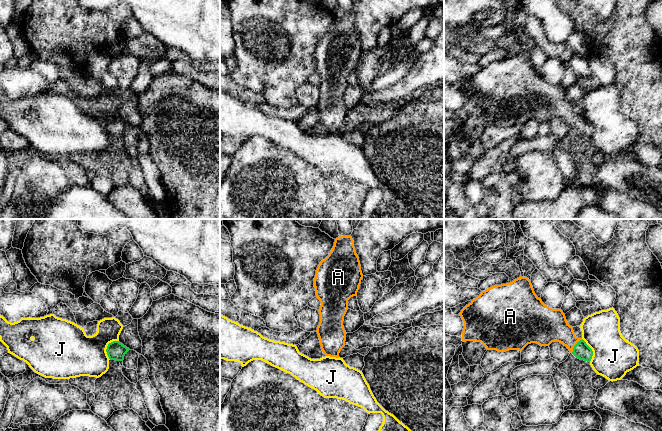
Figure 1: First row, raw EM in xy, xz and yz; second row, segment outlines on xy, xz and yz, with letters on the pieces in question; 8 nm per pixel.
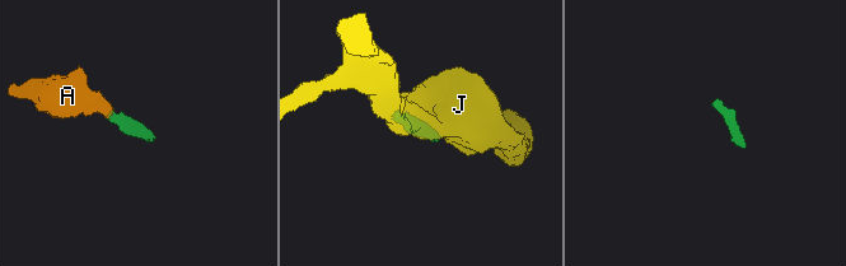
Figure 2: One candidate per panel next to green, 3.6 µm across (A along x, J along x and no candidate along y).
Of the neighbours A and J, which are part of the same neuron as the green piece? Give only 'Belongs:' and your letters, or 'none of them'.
Belongs: A

